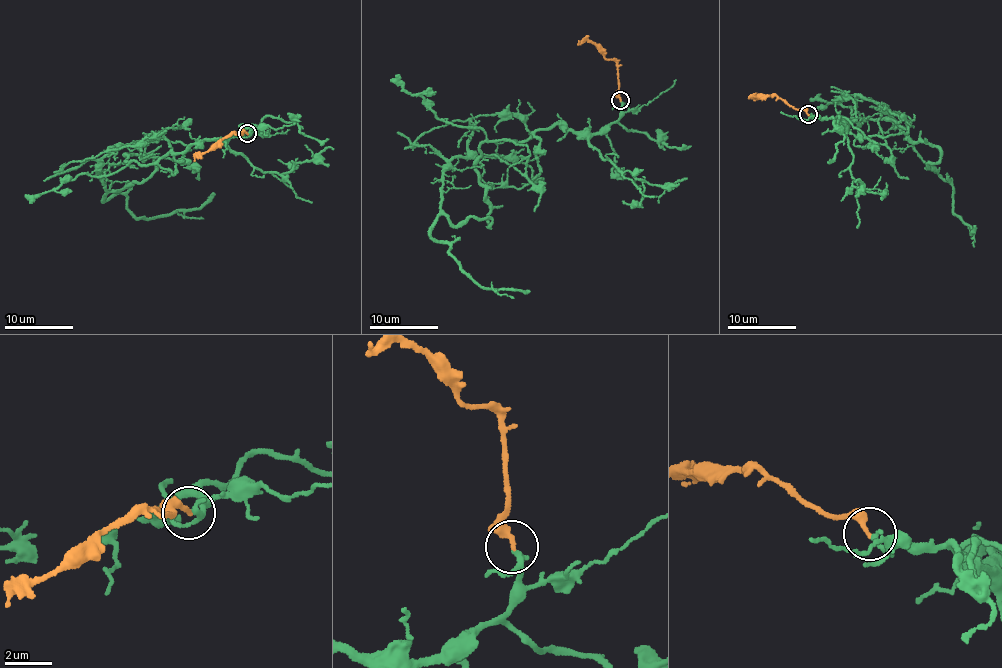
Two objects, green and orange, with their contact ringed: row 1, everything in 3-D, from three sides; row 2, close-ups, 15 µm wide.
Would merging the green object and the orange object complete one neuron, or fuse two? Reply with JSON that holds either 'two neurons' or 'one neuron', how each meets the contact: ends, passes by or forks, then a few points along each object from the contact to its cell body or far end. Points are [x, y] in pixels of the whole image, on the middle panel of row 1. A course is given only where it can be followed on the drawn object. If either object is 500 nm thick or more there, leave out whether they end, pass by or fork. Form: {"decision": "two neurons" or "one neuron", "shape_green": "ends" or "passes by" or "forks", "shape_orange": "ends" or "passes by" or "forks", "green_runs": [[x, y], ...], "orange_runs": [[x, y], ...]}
{"decision": "one neuron", "shape_green": "passes by", "shape_orange": "ends", "green_runs": [[619, 101], [622, 114], [598, 132], [536, 129], [444, 171], [430, 236], [481, 286], [530, 292]], "orange_runs": [[619, 101], [618, 69], [614, 61], [604, 57], [599, 47], [593, 44], [583, 40], [577, 45]]}

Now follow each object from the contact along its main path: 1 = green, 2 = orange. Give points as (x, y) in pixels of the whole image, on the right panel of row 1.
1: (809, 115), (859, 126), (884, 107), (931, 169), (951, 179), (955, 213), (971, 235), (974, 227)
2: (809, 115), (804, 110), (792, 108), (775, 94), (770, 97), (755, 94), (760, 97)

